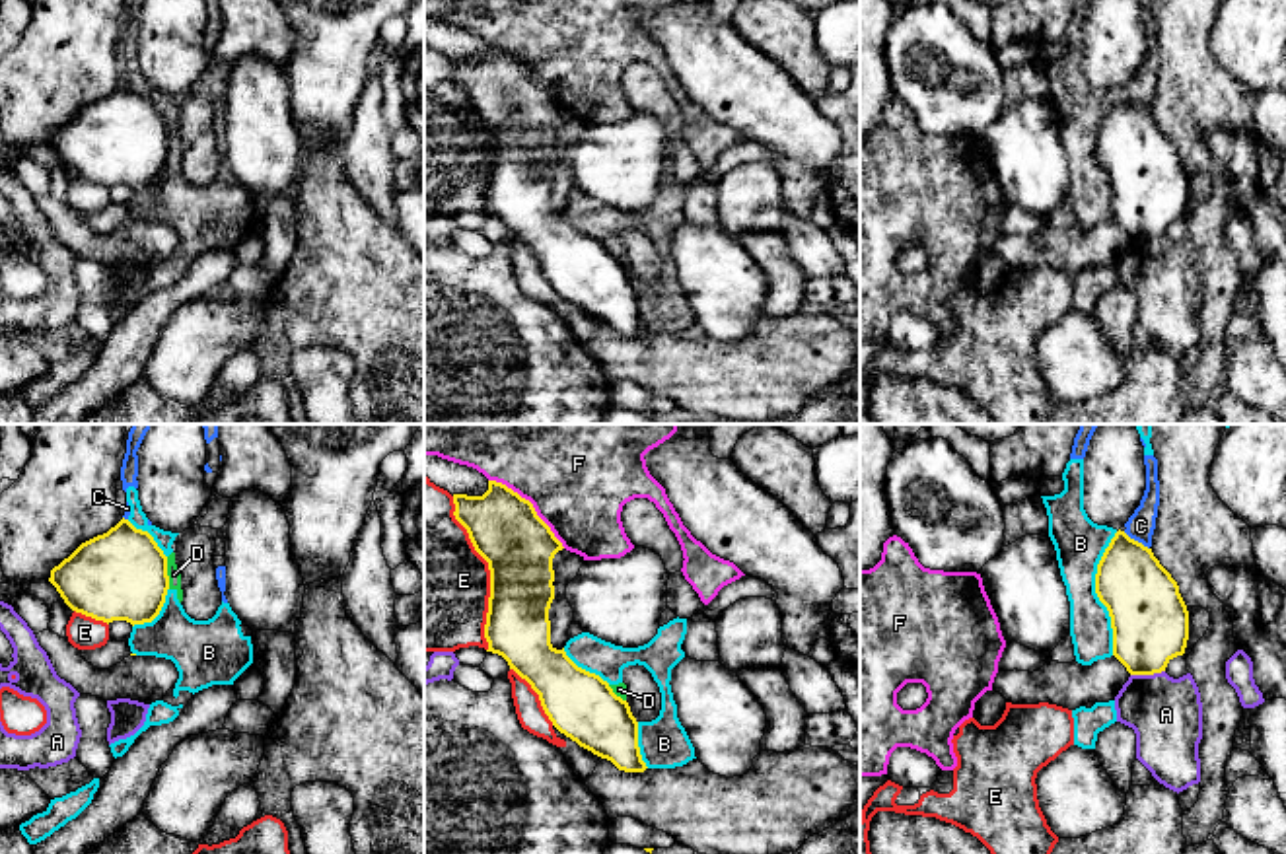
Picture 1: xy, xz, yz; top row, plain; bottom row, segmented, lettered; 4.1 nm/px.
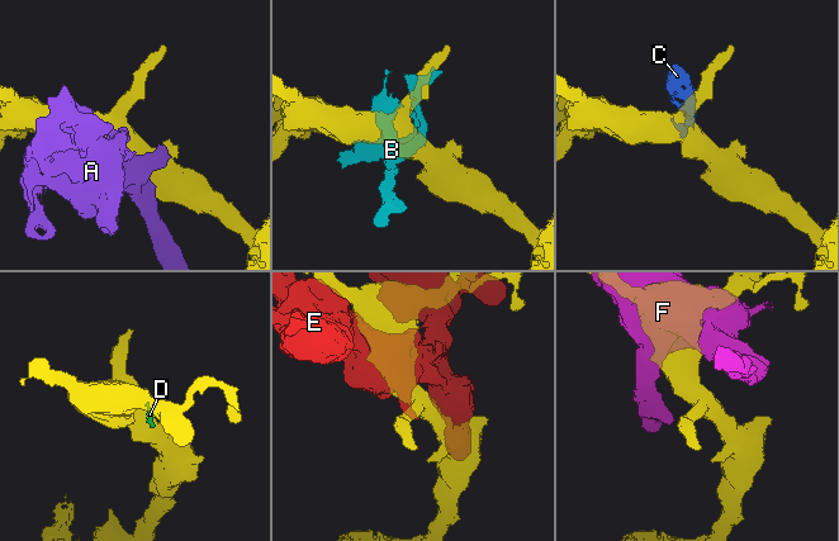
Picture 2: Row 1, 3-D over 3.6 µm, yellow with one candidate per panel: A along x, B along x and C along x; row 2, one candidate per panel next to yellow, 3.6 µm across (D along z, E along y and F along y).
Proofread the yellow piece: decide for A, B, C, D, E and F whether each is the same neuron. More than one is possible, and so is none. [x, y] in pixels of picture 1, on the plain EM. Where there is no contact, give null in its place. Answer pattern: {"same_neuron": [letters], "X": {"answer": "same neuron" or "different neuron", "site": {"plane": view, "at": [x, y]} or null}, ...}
{"same_neuron": [], "A": {"answer": "different neuron", "site": {"plane": "yz", "at": [1146, 238]}}, "B": {"answer": "different neuron", "site": {"plane": "yz", "at": [1096, 156]}}, "C": {"answer": "different neuron", "site": {"plane": "yz", "at": [1137, 106]}}, "D": {"answer": "different neuron", "site": {"plane": "xy", "at": [166, 137]}}, "E": {"answer": "different neuron", "site": {"plane": "xz", "at": [491, 139]}}, "F": {"answer": "different neuron", "site": {"plane": "xz", "at": [532, 69]}}}

